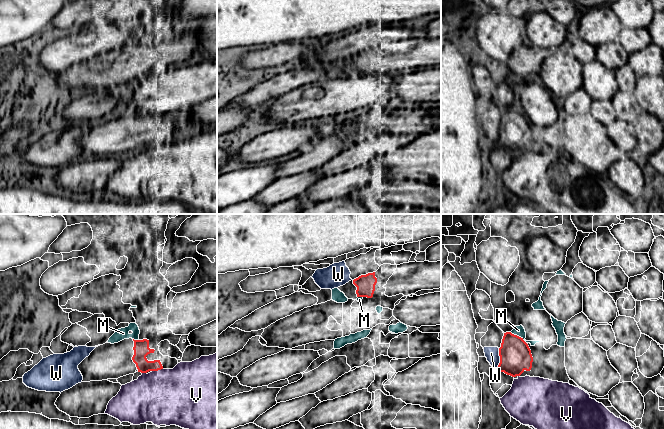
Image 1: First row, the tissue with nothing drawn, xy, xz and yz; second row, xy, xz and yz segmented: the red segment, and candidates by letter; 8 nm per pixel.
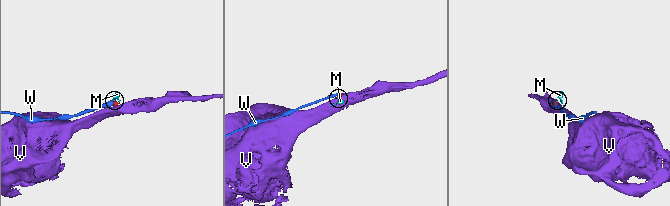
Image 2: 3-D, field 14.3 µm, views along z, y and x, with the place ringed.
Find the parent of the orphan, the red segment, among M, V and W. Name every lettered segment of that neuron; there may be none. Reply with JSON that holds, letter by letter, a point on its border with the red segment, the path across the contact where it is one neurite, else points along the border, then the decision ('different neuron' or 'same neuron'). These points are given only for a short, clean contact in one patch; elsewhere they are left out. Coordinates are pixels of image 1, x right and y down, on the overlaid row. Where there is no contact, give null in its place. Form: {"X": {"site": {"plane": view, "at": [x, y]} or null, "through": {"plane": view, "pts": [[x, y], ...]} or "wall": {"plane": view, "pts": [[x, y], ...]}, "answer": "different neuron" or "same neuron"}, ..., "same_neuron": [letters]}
{"M": {"site": {"plane": "yz", "at": [518, 336]}, "wall": {"plane": "yz", "pts": [[510, 332], [518, 335], [526, 343]]}, "answer": "different neuron"}, "V": {"site": {"plane": "xy", "at": [157, 370]}, "wall": {"plane": "xy", "pts": [[162, 368], [152, 371]]}, "answer": "different neuron"}, "W": {"site": {"plane": "yz", "at": [500, 360]}, "wall": {"plane": "yz", "pts": [[499, 348], [499, 364], [494, 371]]}, "answer": "different neuron"}, "same_neuron": []}

